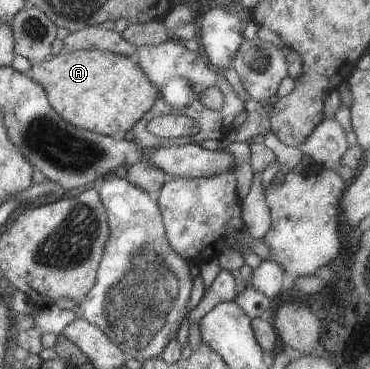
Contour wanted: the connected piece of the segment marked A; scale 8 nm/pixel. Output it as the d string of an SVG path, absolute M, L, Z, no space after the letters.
M90 49L61 52L34 64L27 76L44 87L54 111L76 127L121 138L158 101L160 91L130 56Z

